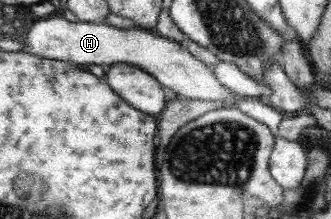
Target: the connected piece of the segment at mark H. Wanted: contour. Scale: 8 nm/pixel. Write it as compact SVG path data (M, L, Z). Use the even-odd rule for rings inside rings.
M47 17L39 18L30 29L25 29L20 41L24 45L22 52L40 59L68 61L76 65L132 64L154 77L167 91L188 99L223 103L238 98L238 95L230 93L230 90L216 79L212 67L194 58L182 44L162 37L154 30L138 27L122 30L108 26L105 22L71 22L65 18Z

